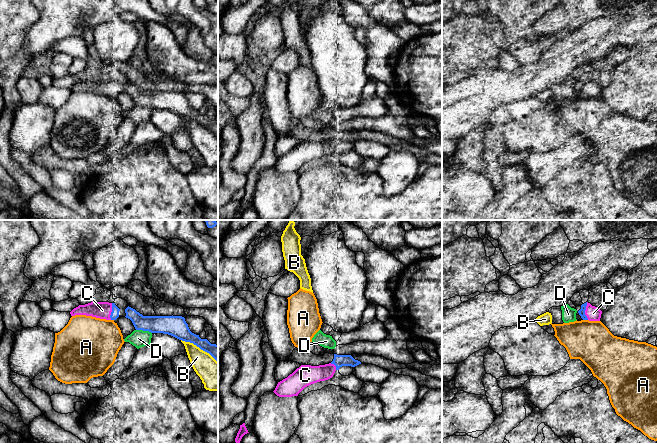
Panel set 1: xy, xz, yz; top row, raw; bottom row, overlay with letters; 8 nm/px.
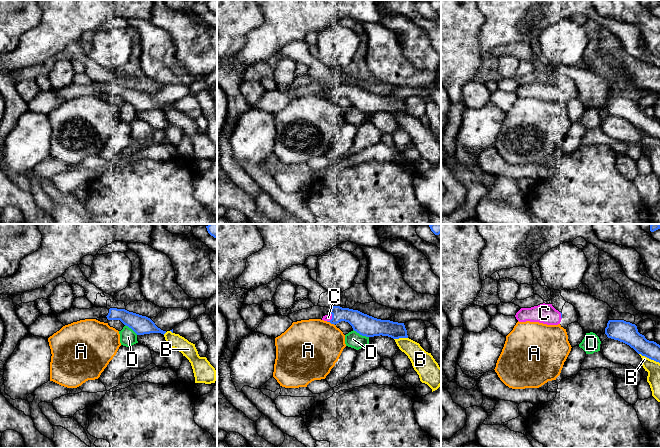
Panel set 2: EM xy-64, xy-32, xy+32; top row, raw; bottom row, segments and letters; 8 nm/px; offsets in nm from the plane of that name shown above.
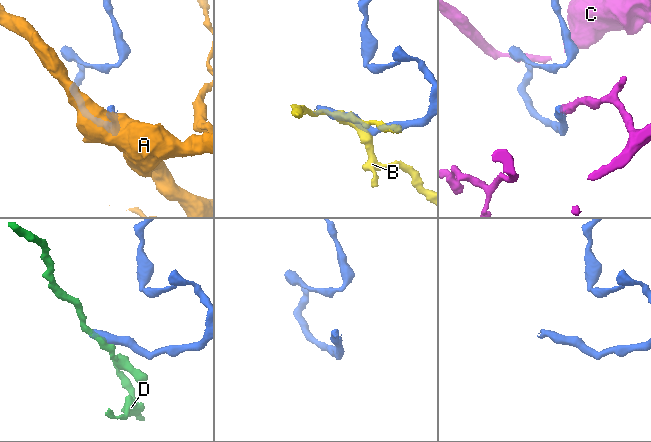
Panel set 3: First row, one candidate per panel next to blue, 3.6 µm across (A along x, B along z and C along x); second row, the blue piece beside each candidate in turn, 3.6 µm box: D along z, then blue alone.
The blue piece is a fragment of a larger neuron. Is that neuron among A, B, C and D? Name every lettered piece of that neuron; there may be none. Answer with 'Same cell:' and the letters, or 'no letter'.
Same cell: C

